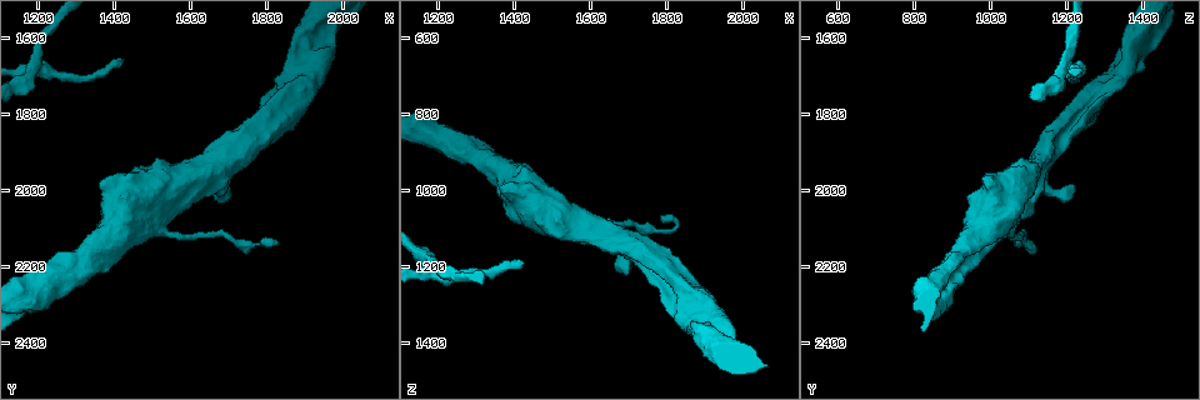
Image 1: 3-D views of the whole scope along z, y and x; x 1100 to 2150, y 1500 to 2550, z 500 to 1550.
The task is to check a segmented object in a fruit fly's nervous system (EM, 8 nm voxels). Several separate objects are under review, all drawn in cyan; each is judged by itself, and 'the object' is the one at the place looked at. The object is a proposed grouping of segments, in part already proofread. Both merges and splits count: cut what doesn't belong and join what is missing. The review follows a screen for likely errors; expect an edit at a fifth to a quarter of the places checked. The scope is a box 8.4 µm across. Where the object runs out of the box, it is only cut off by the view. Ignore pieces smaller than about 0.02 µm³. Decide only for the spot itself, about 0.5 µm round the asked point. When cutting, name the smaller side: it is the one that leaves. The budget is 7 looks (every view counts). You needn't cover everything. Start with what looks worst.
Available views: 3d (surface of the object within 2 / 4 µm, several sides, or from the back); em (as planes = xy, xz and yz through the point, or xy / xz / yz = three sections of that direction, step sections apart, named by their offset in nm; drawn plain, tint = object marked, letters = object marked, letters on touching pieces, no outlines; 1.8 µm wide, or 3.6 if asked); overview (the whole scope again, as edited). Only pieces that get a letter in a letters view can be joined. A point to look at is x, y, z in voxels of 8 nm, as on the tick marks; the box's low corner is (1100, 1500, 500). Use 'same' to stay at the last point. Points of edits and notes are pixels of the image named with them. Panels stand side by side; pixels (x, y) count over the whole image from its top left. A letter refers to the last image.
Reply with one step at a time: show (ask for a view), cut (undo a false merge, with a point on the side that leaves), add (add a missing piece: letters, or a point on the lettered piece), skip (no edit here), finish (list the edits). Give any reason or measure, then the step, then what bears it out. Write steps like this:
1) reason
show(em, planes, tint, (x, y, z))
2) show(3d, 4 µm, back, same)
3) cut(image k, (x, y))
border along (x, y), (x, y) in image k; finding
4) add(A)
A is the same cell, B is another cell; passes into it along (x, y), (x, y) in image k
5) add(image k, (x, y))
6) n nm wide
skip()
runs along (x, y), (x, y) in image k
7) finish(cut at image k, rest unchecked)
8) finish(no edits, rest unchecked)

free end
show(3d, 4 µm, (1420, 1655, 1185))

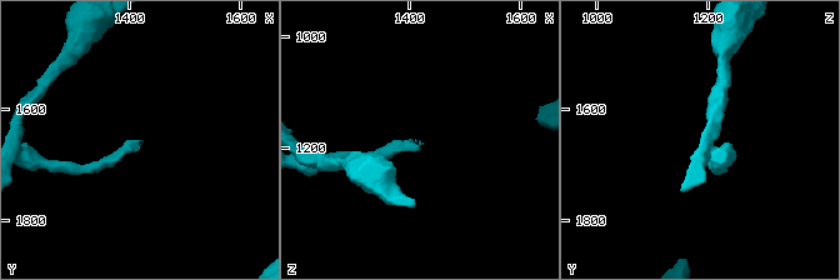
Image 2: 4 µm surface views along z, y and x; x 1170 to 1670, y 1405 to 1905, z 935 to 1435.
show(em, yz, step 8, letters, (1420, 1665, 1185))

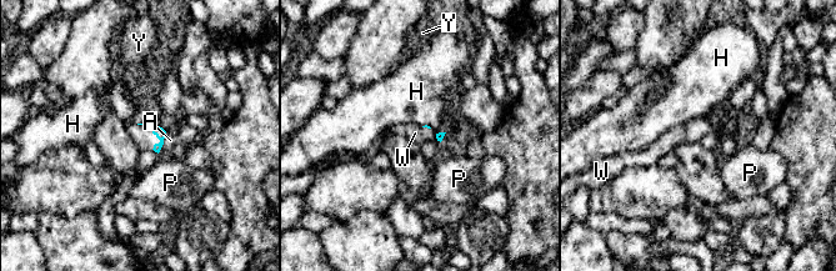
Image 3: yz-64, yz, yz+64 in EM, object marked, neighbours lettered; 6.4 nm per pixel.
add(W)
W is the same cell, A, H, P and Y are other cells; it goes on there

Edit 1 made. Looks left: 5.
show(overview)

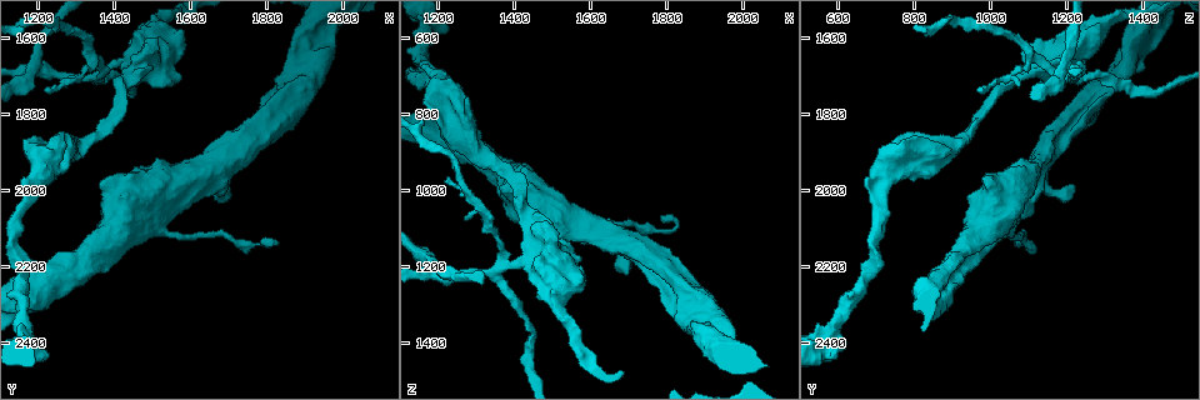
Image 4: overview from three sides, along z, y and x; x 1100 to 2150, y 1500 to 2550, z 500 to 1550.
show(3d, 2 µm, (1915, 1640, 1365))

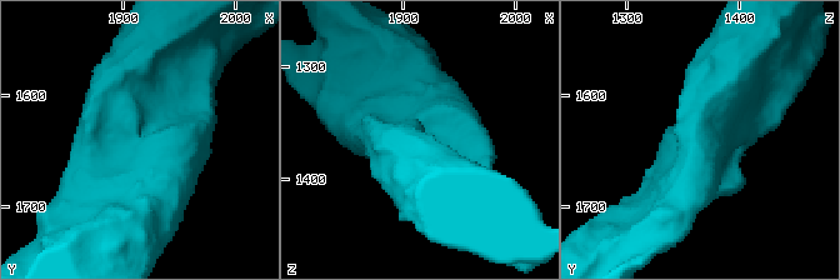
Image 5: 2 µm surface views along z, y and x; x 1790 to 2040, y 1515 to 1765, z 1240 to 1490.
3 arms; arms of 360, 360, 420 nm; shape alone is not enough
show(em, planes, letters, (1918, 1648, 1366))

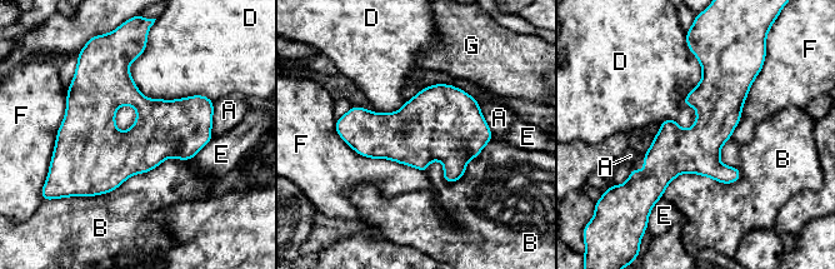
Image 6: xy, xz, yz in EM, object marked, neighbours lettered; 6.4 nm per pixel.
skip()
A, B, D, E, F and G are other cells; border along (128, 66), (145, 96), (213, 101) in image 6; one neuron here

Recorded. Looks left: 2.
finish(add at image 3, rest unchecked)

